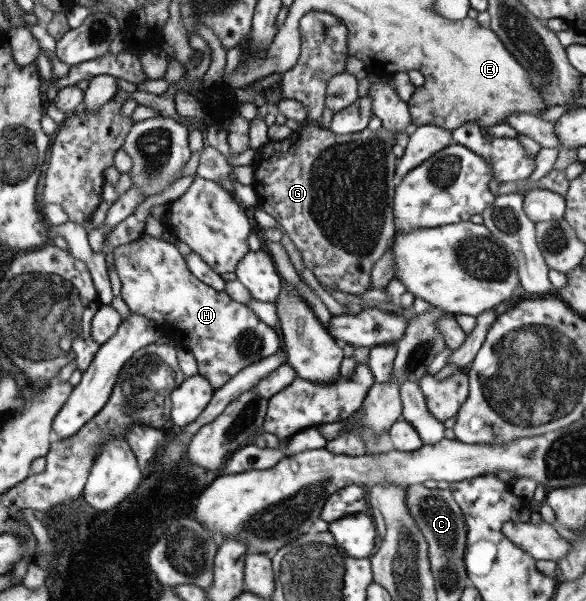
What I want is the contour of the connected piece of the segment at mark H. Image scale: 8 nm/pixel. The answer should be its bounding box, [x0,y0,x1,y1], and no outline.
[112,233,279,391]

